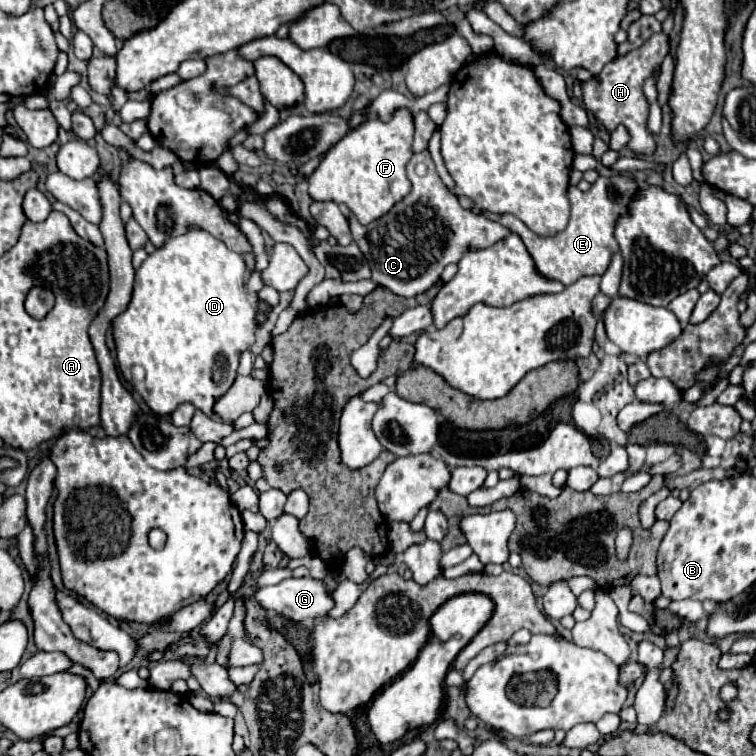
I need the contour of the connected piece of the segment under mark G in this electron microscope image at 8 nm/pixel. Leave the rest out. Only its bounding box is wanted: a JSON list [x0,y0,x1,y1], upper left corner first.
[256,578,332,620]

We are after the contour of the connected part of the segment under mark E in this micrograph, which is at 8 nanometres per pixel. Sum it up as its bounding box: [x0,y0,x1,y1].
[483,176,638,286]

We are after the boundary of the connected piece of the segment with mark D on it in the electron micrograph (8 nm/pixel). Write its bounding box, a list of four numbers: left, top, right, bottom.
[114,230,256,420]

